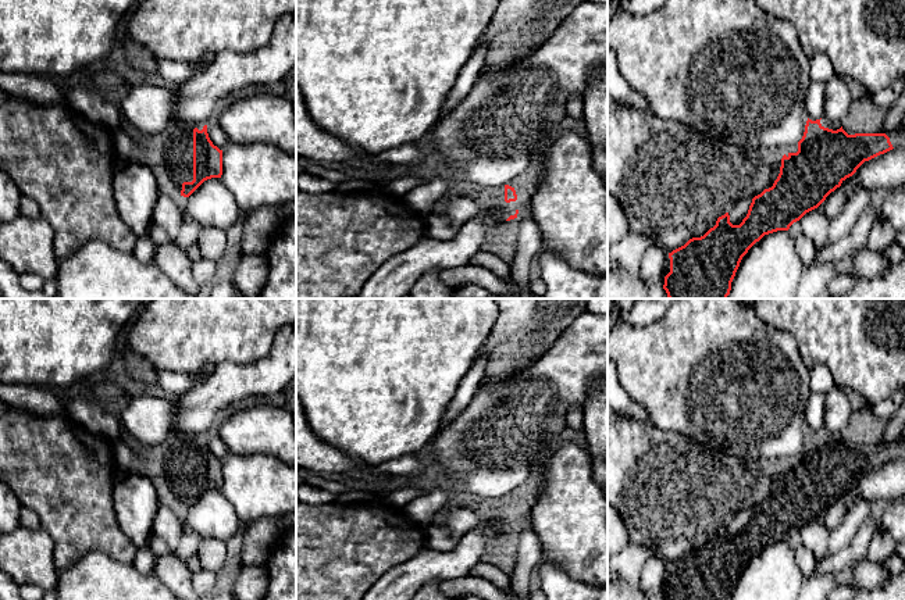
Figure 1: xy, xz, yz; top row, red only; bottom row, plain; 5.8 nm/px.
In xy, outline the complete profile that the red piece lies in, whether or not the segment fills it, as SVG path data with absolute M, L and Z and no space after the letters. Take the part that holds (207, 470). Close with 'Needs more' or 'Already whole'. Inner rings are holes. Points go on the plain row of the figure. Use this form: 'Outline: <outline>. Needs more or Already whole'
Outline: M171 433L152 446L129 443L143 458L143 475L153 482L158 501L181 519L204 492L222 486L222 461L210 451L207 436Z. Needs more

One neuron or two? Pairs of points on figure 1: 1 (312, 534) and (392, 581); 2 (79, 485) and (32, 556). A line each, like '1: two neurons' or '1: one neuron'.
1: two neurons
2: two neurons

